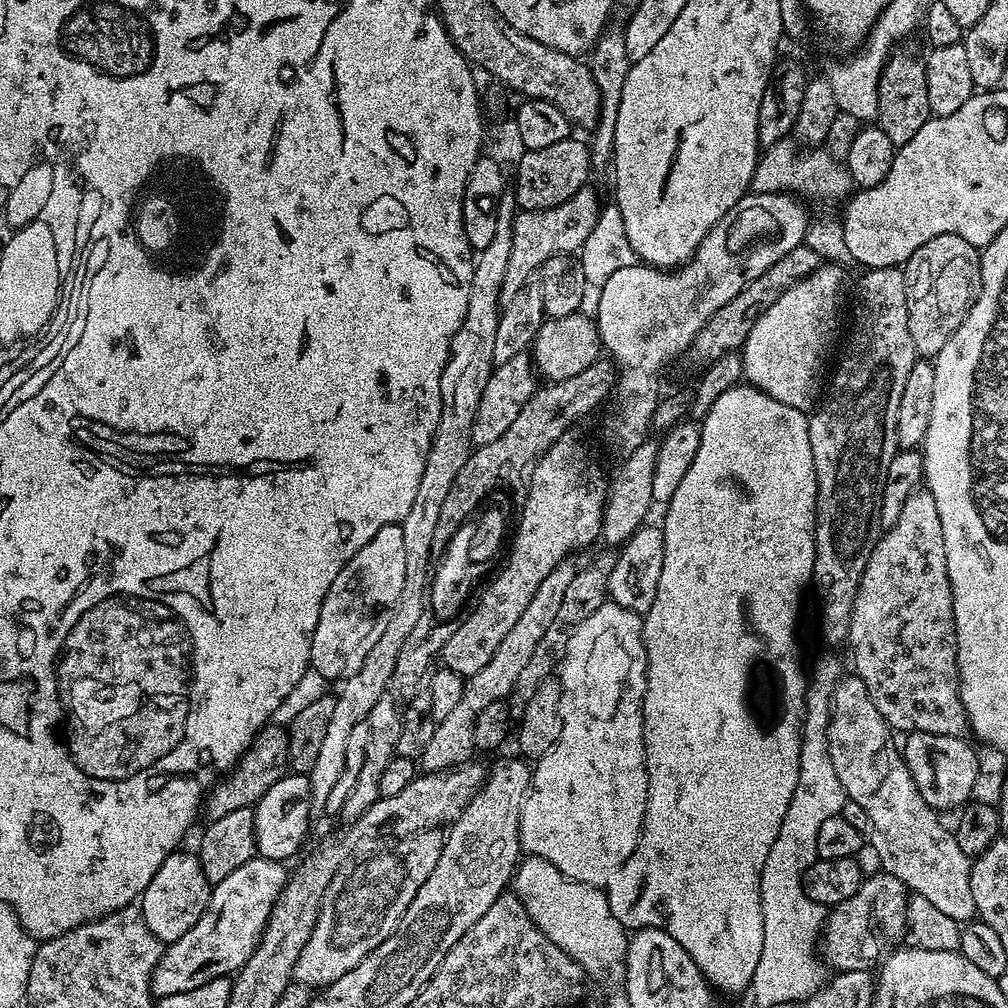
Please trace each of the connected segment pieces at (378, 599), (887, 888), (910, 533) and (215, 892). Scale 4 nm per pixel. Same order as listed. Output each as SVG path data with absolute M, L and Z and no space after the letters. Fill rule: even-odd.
M387 524L346 562L346 566L330 582L326 598L322 602L322 614L318 614L318 626L314 626L314 638L310 646L311 671L322 674L329 682L343 682L362 670L366 654L374 642L382 638L398 598L402 598L402 586L406 586L406 549L400 524Z
M881 870L875 875L861 879L858 890L850 894L846 902L835 905L827 913L822 925L823 963L836 972L867 969L872 966L868 964L874 963L876 959L877 963L885 951L884 940L896 940L908 931L906 906L909 895L904 883L889 872ZM876 932L881 937L876 936Z
M926 488L912 492L906 504L902 506L898 520L881 535L874 550L870 554L870 562L866 562L866 570L858 582L856 597L852 603L852 613L848 623L847 647L852 647L852 664L855 675L866 682L866 690L870 690L870 698L874 698L874 706L878 706L878 714L888 723L889 728L900 734L909 732L925 732L926 734L946 734L961 738L969 735L968 715L960 697L960 671L956 665L956 627L954 626L954 602L950 574L946 570L946 542L942 542L942 522L938 522L938 506L934 506L933 495Z
M257 854L250 862L238 866L234 874L211 885L212 893L202 918L198 918L182 938L165 947L152 975L153 997L186 994L198 990L198 986L206 986L206 982L214 978L231 977L239 972L254 954L289 875L289 869L281 861L267 860Z

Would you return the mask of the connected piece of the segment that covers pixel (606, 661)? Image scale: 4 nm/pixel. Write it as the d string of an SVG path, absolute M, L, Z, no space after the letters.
M611 602L599 606L590 618L573 630L565 658L558 669L558 679L562 689L560 699L562 734L560 741L546 755L539 757L532 768L532 783L528 785L528 793L524 795L520 807L520 847L528 856L537 856L545 860L574 882L604 886L614 874L614 870L618 870L618 866L622 866L622 862L626 862L626 858L634 854L634 846L638 846L638 838L646 814L648 775L644 765L644 691L648 685L648 655L644 649L644 621L641 613L631 612Z

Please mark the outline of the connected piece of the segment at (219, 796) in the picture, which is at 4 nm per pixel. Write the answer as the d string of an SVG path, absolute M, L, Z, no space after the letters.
M269 722L252 739L251 748L241 754L240 761L207 793L202 805L206 816L208 812L207 819L214 821L230 814L230 810L252 808L260 801L262 794L266 794L266 790L274 786L274 782L289 775L289 772L287 727Z

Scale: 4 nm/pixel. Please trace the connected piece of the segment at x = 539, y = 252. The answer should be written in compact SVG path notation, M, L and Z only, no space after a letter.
M585 186L578 190L566 202L558 206L543 208L537 212L517 211L512 220L512 245L510 246L510 263L506 265L506 278L502 278L501 301L514 298L518 290L551 256L579 253L594 230L602 209L602 202L596 197L592 186Z

